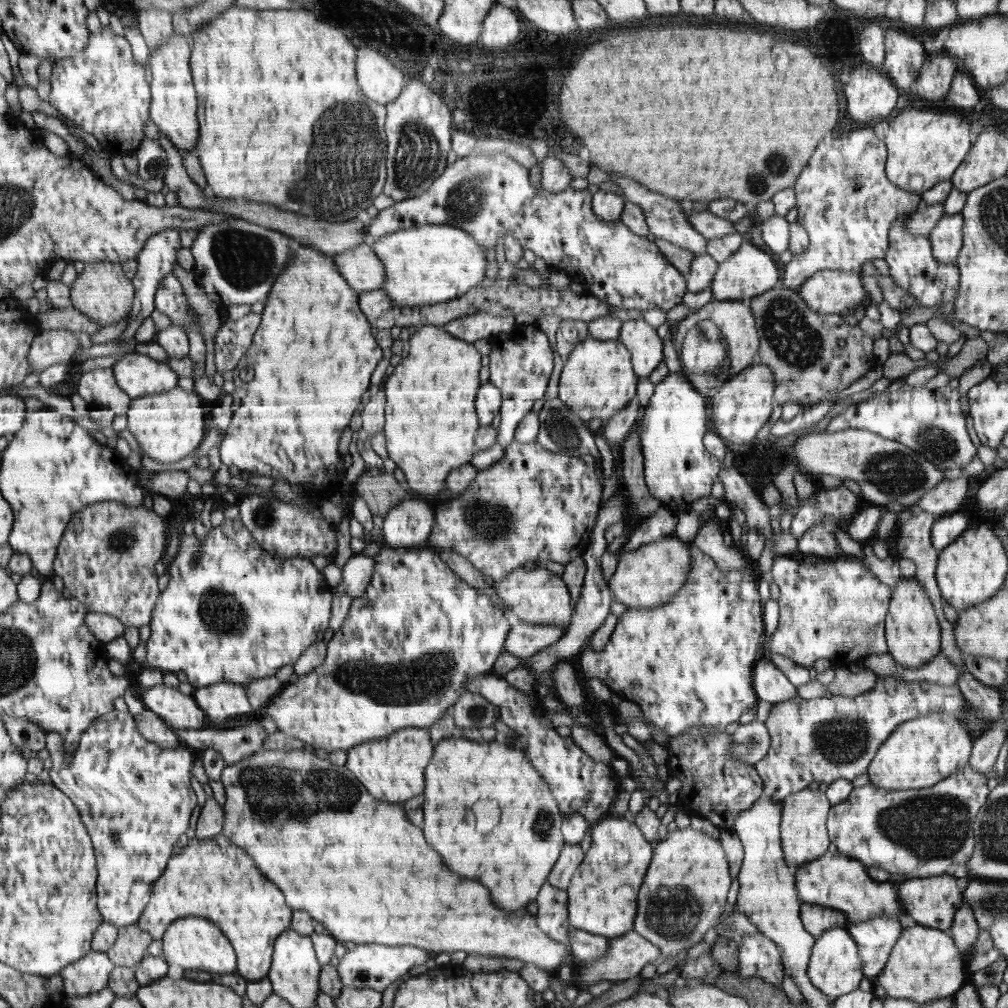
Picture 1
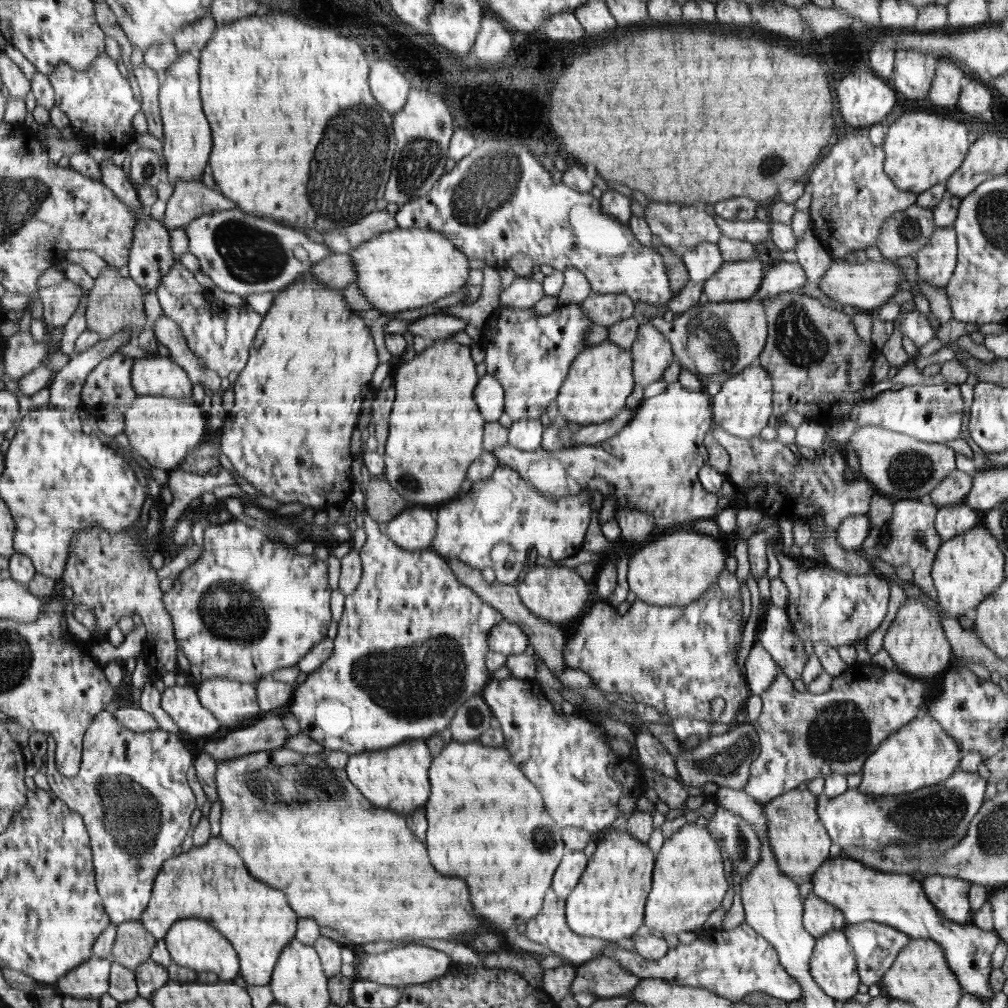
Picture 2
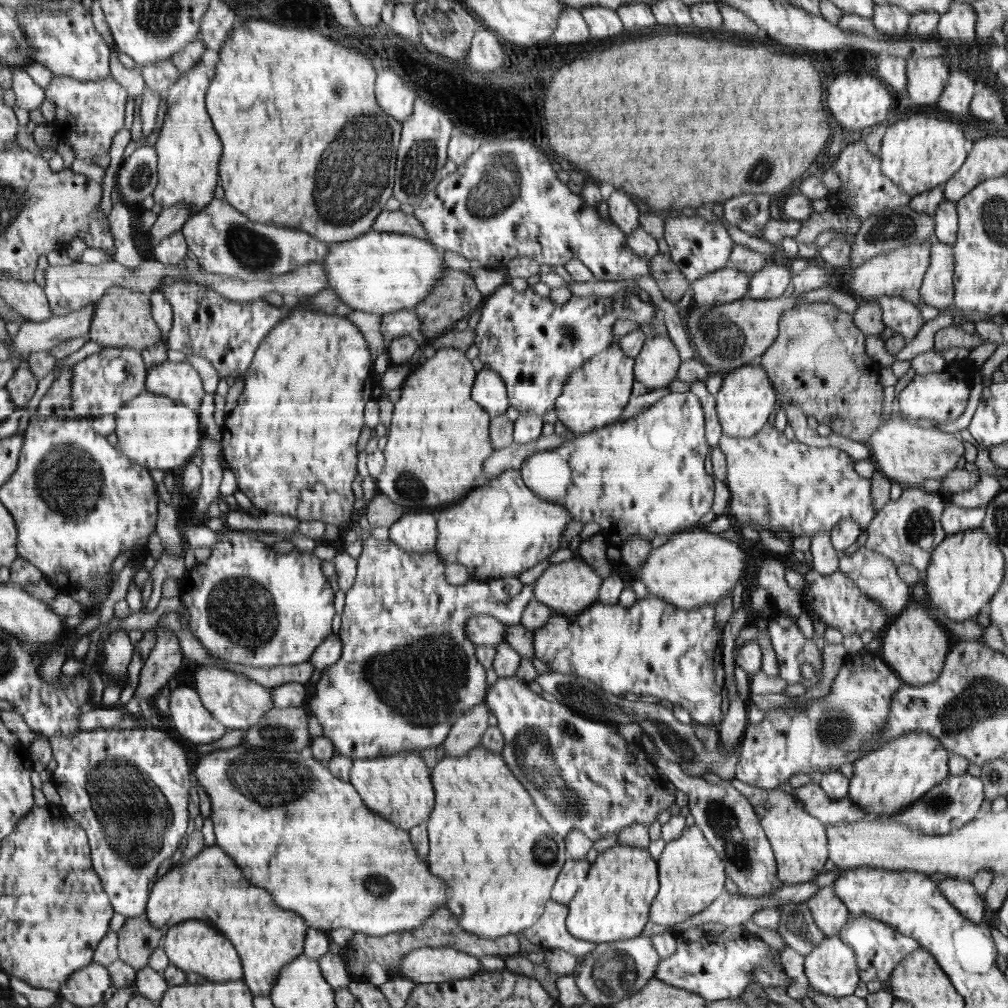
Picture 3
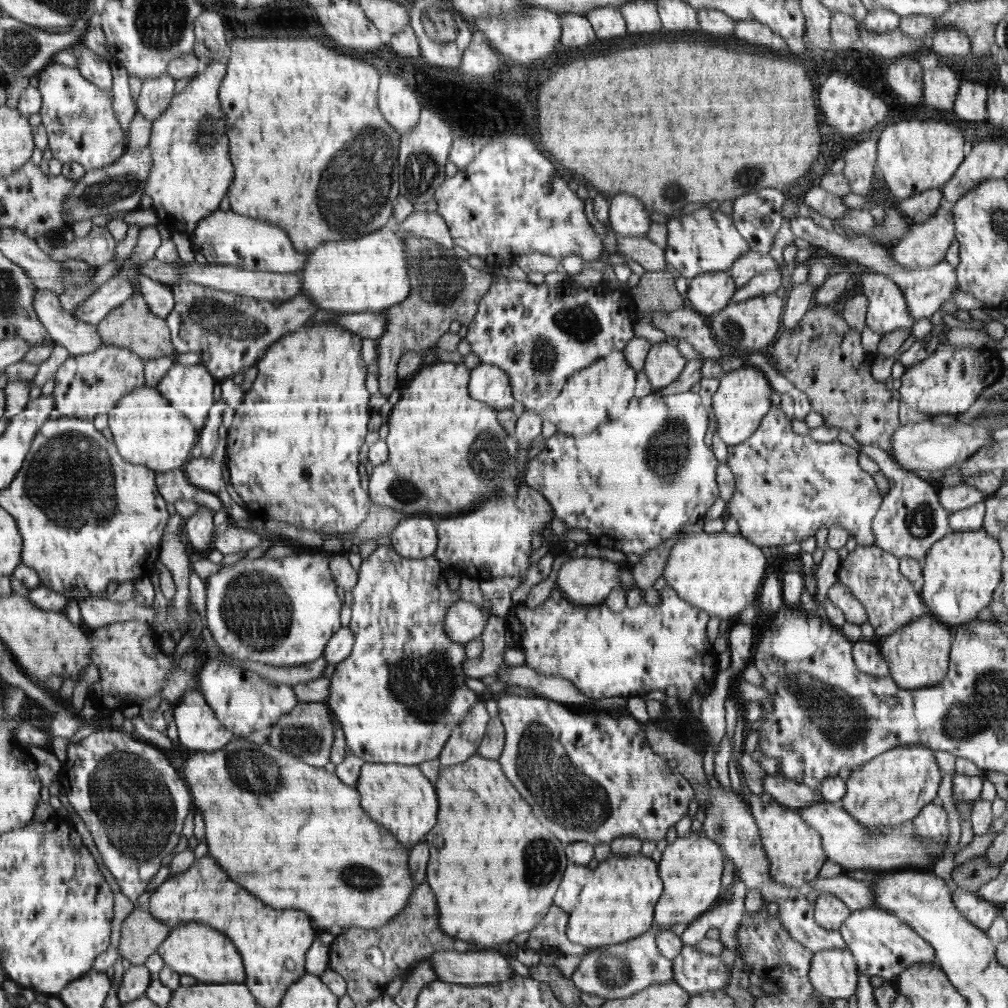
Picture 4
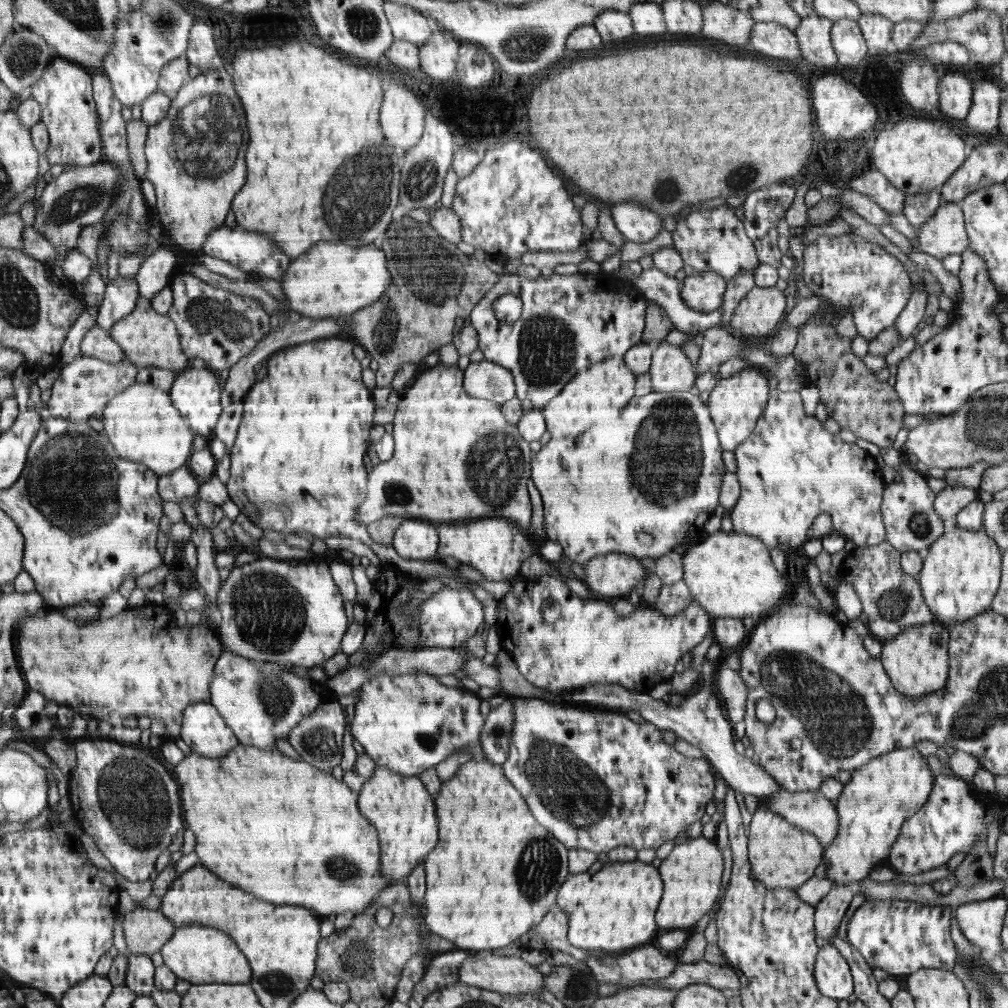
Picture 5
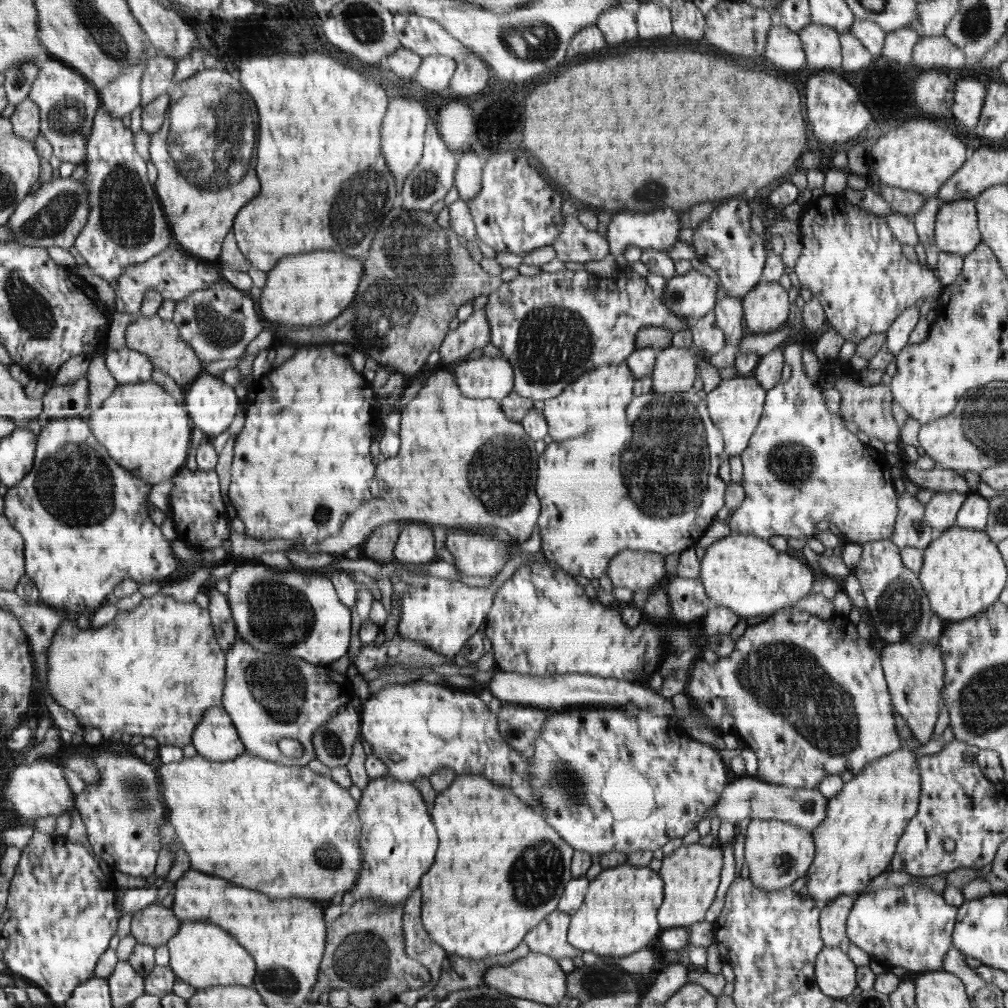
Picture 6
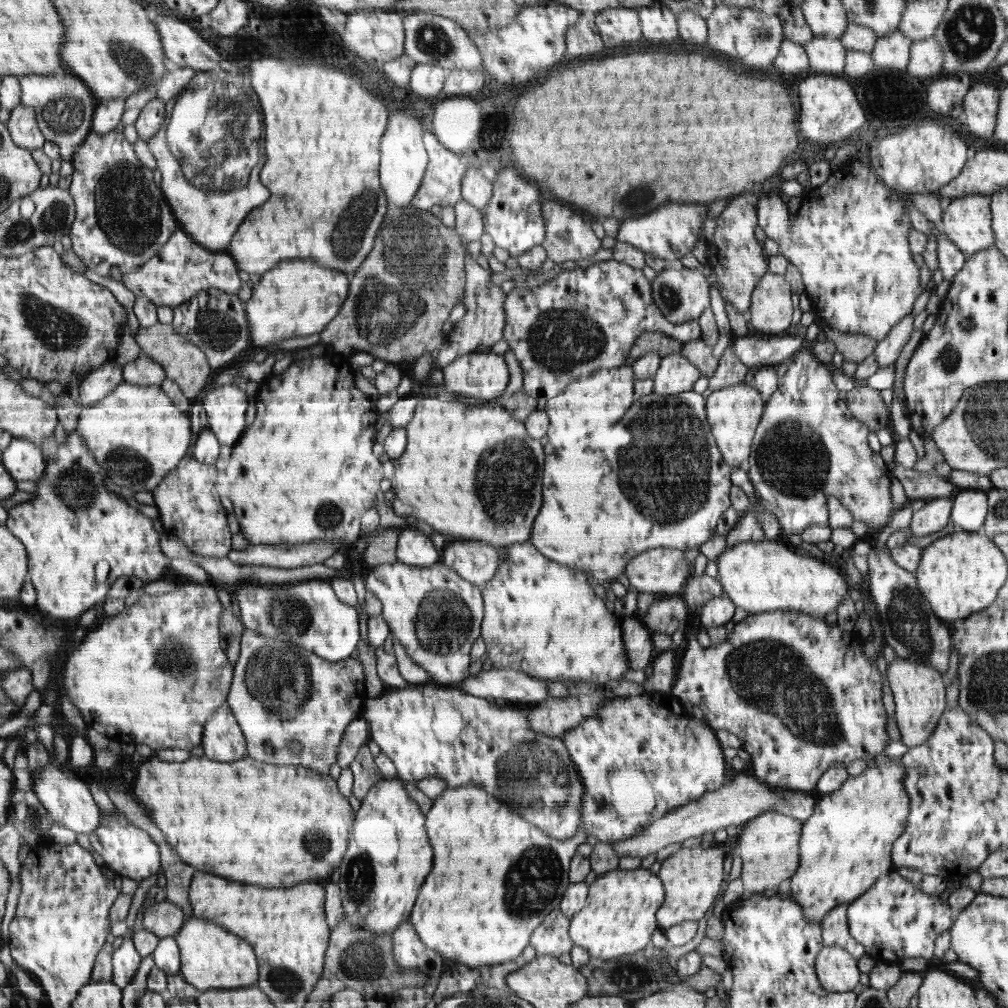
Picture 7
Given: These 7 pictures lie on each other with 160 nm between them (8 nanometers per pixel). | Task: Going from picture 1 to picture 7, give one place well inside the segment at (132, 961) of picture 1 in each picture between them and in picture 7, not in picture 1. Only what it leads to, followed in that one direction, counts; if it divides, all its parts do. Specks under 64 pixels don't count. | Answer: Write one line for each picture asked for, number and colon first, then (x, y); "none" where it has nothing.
2: (134, 943)
3: (137, 939)
4: (141, 933)
5: (146, 931)
6: (155, 925)
7: (164, 919)

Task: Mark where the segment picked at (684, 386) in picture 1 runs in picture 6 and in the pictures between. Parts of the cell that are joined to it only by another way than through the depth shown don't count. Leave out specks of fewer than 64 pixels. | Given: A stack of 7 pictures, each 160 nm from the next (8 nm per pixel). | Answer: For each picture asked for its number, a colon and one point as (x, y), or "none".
2: (652, 464)
3: (648, 475)
4: (632, 483)
5: (640, 485)
6: (672, 457)

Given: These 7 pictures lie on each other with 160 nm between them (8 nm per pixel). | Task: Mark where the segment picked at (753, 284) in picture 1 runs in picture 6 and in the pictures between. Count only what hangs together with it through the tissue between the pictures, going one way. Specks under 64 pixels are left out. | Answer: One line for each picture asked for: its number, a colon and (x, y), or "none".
2: (739, 280)
3: (728, 284)
4: (709, 292)
5: (704, 292)
6: (693, 295)

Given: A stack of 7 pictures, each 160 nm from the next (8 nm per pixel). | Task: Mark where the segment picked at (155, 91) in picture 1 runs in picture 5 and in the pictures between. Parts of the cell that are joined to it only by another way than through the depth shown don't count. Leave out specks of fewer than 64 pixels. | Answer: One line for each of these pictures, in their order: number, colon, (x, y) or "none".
2: (188, 136)
3: (189, 149)
4: (191, 173)
5: (190, 153)

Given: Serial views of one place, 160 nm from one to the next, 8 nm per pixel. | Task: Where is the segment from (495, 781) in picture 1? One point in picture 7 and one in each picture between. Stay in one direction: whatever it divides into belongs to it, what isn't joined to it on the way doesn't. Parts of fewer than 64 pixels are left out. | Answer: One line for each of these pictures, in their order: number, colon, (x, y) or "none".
2: (509, 871)
3: (488, 841)
4: (487, 832)
5: (497, 863)
6: (481, 899)
7: (508, 874)

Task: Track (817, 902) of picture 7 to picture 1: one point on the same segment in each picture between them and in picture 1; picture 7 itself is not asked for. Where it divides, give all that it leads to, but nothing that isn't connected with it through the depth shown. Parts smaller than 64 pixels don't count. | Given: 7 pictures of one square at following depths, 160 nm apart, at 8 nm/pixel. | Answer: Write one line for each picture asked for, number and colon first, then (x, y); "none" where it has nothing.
1: (921, 752)
2: (920, 754)
3: (886, 780)
4: (891, 789)
5: (881, 795)
6: (857, 839)

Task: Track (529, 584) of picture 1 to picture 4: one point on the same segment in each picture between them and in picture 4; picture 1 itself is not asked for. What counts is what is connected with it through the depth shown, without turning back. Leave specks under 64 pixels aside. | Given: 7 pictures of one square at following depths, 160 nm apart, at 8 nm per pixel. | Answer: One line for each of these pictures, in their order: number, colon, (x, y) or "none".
2: (557, 594)
3: (569, 588)
4: (587, 581)

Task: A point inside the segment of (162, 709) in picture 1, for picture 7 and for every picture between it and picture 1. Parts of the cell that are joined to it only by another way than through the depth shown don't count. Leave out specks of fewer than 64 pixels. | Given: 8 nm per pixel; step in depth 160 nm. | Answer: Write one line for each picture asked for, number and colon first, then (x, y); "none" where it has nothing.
2: (180, 702)
3: (188, 716)
4: (199, 729)
5: (205, 730)
6: (216, 737)
7: (223, 740)

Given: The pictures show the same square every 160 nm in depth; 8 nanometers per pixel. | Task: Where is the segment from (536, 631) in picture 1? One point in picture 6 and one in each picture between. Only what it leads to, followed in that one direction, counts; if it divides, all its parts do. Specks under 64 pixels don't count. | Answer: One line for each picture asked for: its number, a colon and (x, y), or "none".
2: (508, 638)
3: (482, 629)
4: (464, 622)
5: (450, 617)
6: (443, 614)

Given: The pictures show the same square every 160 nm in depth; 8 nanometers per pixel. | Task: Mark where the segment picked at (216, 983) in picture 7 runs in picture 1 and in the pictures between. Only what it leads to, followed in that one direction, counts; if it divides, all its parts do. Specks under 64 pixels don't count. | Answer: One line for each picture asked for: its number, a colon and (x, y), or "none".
1: (198, 945)
2: (195, 944)
3: (193, 946)
4: (207, 954)
5: (199, 954)
6: (204, 955)

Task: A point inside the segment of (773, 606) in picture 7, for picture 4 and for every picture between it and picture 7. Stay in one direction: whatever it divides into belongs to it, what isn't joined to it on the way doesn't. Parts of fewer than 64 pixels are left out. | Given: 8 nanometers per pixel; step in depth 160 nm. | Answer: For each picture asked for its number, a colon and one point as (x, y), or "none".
4: (719, 574)
5: (730, 575)
6: (745, 574)

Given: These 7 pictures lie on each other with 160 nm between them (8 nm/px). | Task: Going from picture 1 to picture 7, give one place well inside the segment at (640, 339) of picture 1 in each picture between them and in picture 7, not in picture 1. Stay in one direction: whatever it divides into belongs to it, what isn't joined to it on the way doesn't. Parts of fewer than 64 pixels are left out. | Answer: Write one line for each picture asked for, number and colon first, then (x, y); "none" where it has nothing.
2: (651, 353)
3: (656, 365)
4: (664, 363)
5: (671, 371)
6: (675, 370)
7: (675, 374)

